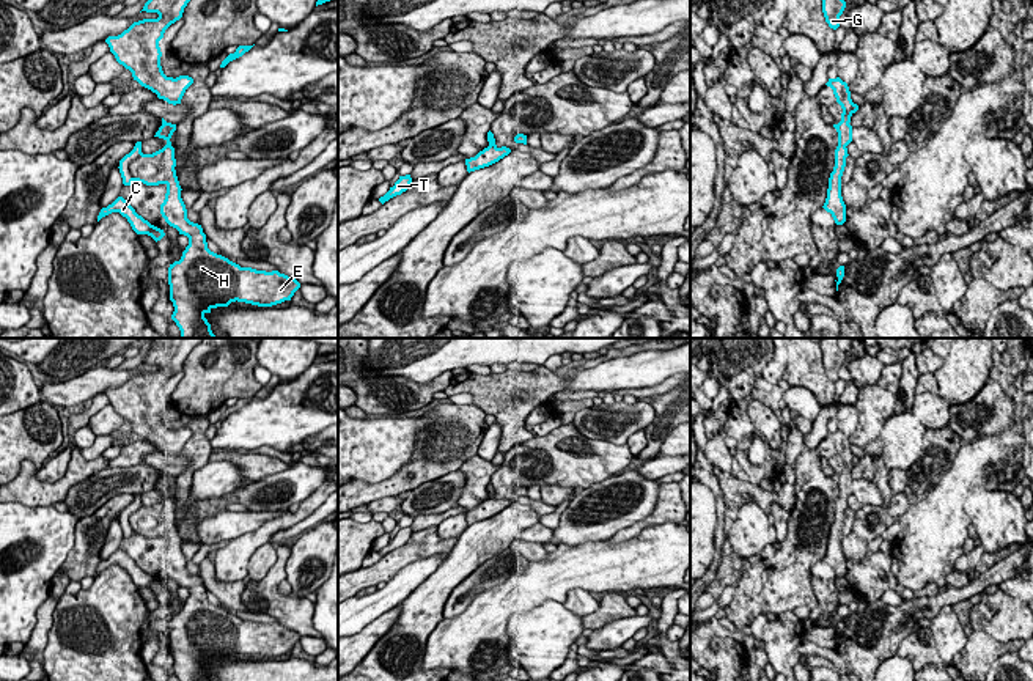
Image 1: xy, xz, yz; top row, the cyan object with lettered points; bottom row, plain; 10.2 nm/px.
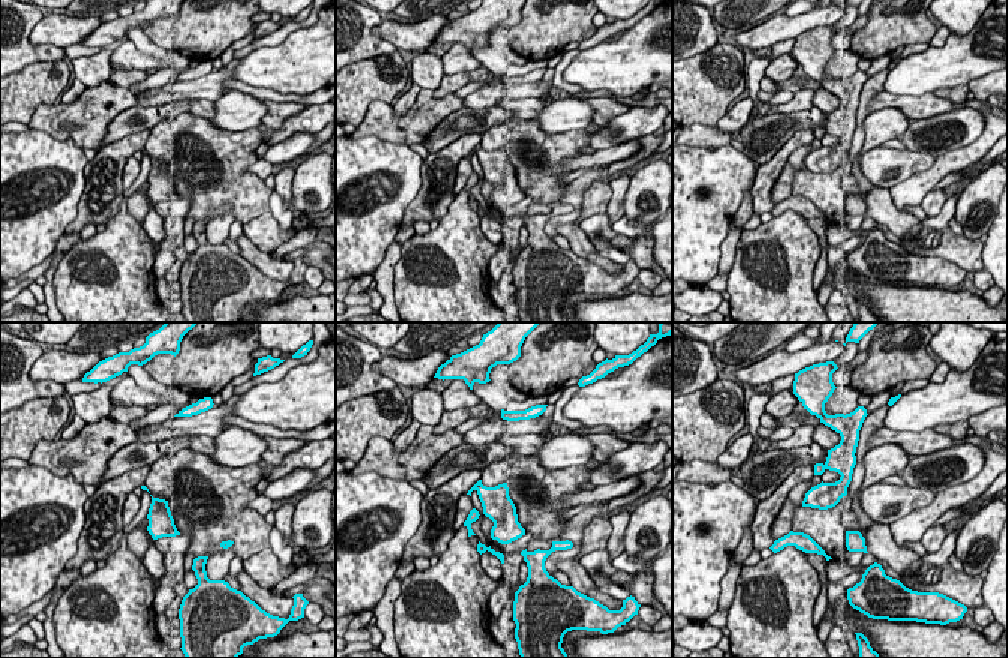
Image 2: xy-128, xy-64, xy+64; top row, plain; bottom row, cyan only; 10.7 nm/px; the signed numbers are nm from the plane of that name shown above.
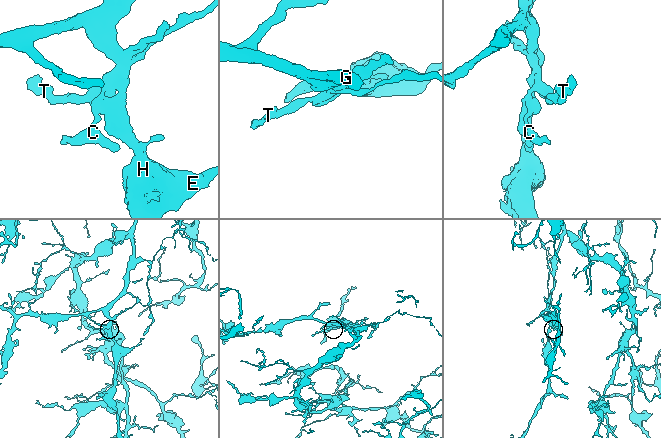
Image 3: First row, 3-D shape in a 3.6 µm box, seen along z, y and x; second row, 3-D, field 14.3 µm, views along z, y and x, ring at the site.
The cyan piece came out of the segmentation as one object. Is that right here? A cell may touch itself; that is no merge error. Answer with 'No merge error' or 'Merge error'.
No merge error

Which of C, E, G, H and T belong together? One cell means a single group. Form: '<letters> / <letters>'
C E G H T

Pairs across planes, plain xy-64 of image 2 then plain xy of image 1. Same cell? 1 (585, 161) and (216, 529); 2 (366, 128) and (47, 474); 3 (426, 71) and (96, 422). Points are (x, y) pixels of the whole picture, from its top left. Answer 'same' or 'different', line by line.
1: same
2: different
3: different

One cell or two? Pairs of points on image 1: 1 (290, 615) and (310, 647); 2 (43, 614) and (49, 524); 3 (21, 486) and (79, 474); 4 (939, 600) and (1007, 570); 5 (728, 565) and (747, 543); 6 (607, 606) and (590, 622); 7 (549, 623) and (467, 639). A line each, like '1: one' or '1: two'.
1: two
2: two
3: one
4: one
5: two
6: one
7: two

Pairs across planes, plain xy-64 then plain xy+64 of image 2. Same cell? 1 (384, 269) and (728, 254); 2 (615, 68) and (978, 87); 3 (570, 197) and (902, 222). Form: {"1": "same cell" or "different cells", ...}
{"1": "same cell", "2": "different cells", "3": "different cells"}

